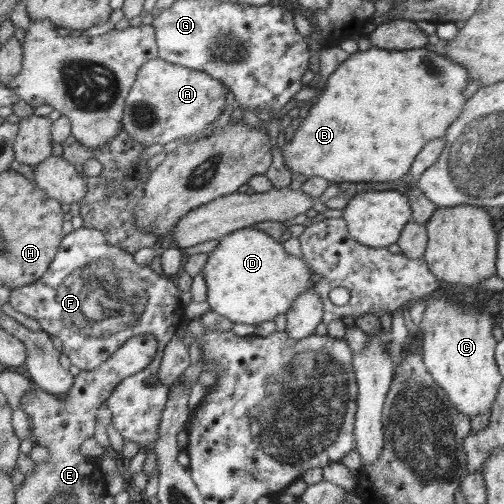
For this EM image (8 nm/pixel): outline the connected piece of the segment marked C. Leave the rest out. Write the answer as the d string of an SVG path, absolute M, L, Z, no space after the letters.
M449 296L431 297L425 300L425 309L418 328L418 332L421 332L418 353L427 372L432 376L433 382L443 390L454 408L469 418L489 410L503 380L494 361L496 342L491 335L490 315L483 311L476 311L473 307L465 307L463 302L456 303Z

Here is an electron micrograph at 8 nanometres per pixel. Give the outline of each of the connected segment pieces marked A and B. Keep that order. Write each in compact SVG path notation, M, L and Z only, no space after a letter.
M157 57L140 68L125 106L124 131L148 147L169 144L180 138L187 138L189 143L199 141L199 136L209 132L211 122L215 122L223 110L225 92L223 83L211 75Z
M371 46L365 51L355 51L351 53L349 57L343 60L333 72L330 73L325 80L325 87L322 89L322 93L318 96L317 102L313 104L309 111L309 114L299 123L295 134L291 136L291 140L287 140L285 144L280 148L281 156L283 158L283 164L287 167L287 170L292 174L300 174L305 179L309 179L313 176L323 178L328 181L329 184L338 184L342 182L359 183L359 182L393 182L399 178L402 178L407 174L413 159L417 152L421 151L421 148L429 142L429 138L443 138L446 130L449 126L455 122L459 114L465 106L465 102L461 97L461 91L465 88L468 82L468 74L466 70L459 66L456 62L451 62L443 55L435 53L435 51L429 51L424 47L418 49L409 49L402 51L383 50Z

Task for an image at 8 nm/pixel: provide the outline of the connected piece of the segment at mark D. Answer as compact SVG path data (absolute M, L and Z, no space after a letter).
M254 226L228 233L200 270L206 286L206 301L211 311L235 324L258 325L287 312L293 299L311 285L306 264L286 254L281 241L275 241Z

